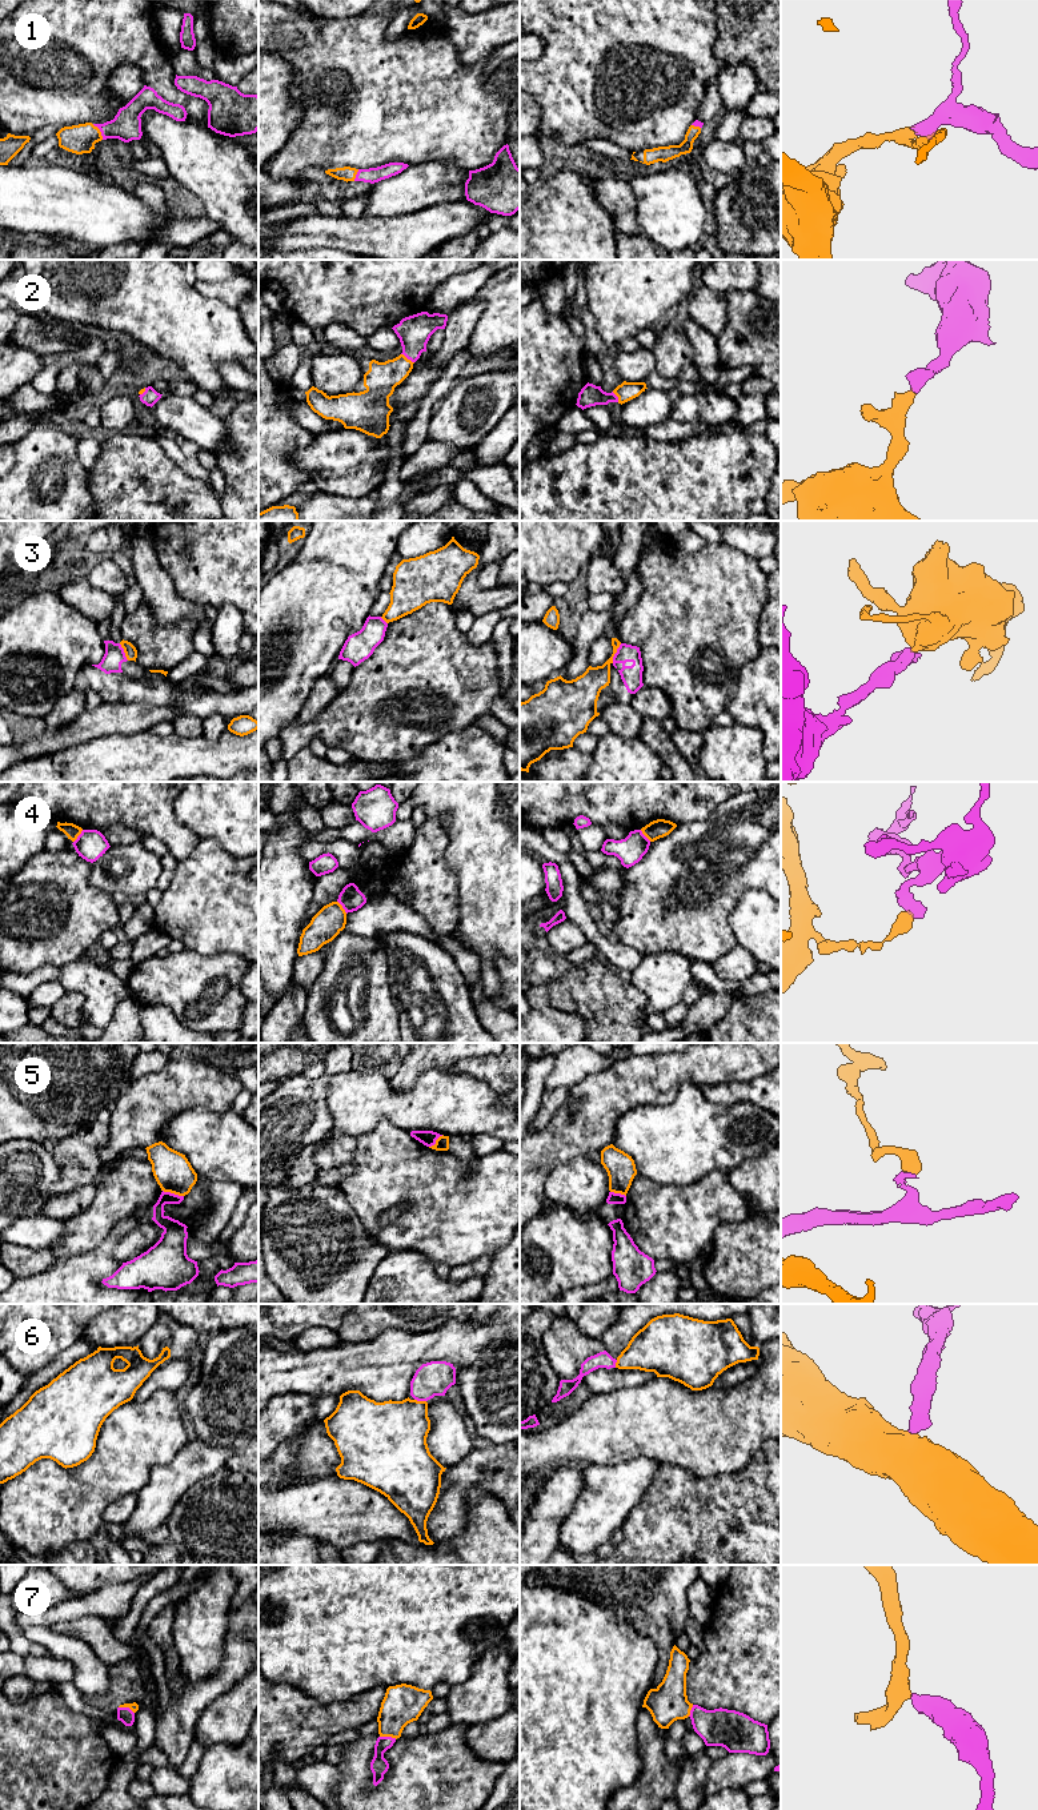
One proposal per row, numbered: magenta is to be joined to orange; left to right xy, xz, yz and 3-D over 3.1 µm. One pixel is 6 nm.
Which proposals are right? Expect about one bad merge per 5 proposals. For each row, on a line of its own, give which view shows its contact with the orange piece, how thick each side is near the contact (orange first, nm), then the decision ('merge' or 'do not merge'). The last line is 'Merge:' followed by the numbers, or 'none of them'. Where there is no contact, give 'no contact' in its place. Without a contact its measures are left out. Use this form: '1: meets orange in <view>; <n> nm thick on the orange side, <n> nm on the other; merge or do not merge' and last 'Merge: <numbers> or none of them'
1: meets orange in xy; 180 nm thick on the orange side, 180 nm on the other; merge
2: meets orange in xz; 200 nm thick on the orange side, 190 nm on the other; merge
3: meets orange in yz; 150 nm thick on the orange side, 130 nm on the other; do not merge
4: meets orange in xy; 90 nm thick on the orange side, 180 nm on the other; do not merge
5: meets orange in xy; 220 nm thick on the orange side, 150 nm on the other; do not merge
6: meets orange in xz; 400 nm thick on the orange side, 200 nm on the other; do not merge
7: meets orange in xz; 240 nm thick on the orange side, 110 nm on the other; merge
Merge: 1, 2, 7

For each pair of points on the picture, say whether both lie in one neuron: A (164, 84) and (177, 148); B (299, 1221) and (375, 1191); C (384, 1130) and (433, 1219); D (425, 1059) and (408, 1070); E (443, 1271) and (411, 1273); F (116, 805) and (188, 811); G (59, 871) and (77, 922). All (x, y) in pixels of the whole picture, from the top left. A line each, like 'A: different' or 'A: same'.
A: different
B: different
C: same
D: same
E: different
F: different
G: same

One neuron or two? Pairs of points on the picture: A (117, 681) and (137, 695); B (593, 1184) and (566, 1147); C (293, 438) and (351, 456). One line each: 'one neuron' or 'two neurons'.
A: one neuron
B: two neurons
C: two neurons

